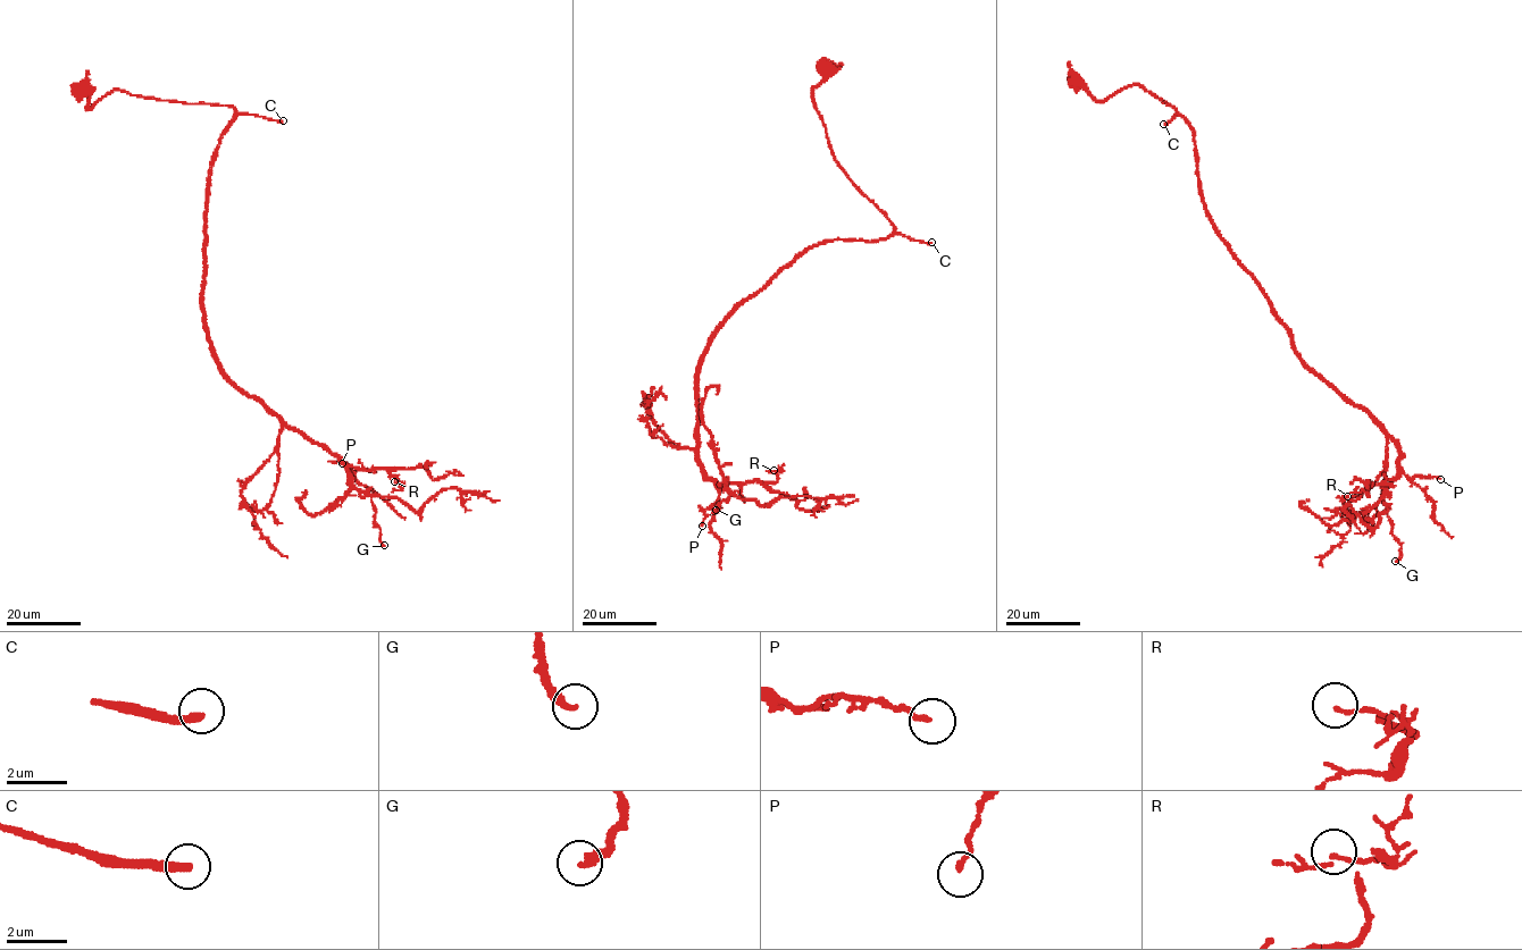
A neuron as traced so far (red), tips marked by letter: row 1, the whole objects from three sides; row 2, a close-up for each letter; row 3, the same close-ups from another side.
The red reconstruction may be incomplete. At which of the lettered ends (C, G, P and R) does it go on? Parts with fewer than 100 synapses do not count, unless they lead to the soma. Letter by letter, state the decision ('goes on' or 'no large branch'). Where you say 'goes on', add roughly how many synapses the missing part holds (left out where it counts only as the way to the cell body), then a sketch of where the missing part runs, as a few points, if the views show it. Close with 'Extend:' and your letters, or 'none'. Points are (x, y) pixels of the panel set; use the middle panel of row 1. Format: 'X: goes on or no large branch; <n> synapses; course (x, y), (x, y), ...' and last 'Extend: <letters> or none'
C: goes on; 300 synapses
G: no large branch
P: no large branch
R: no large branch
Extend: C

